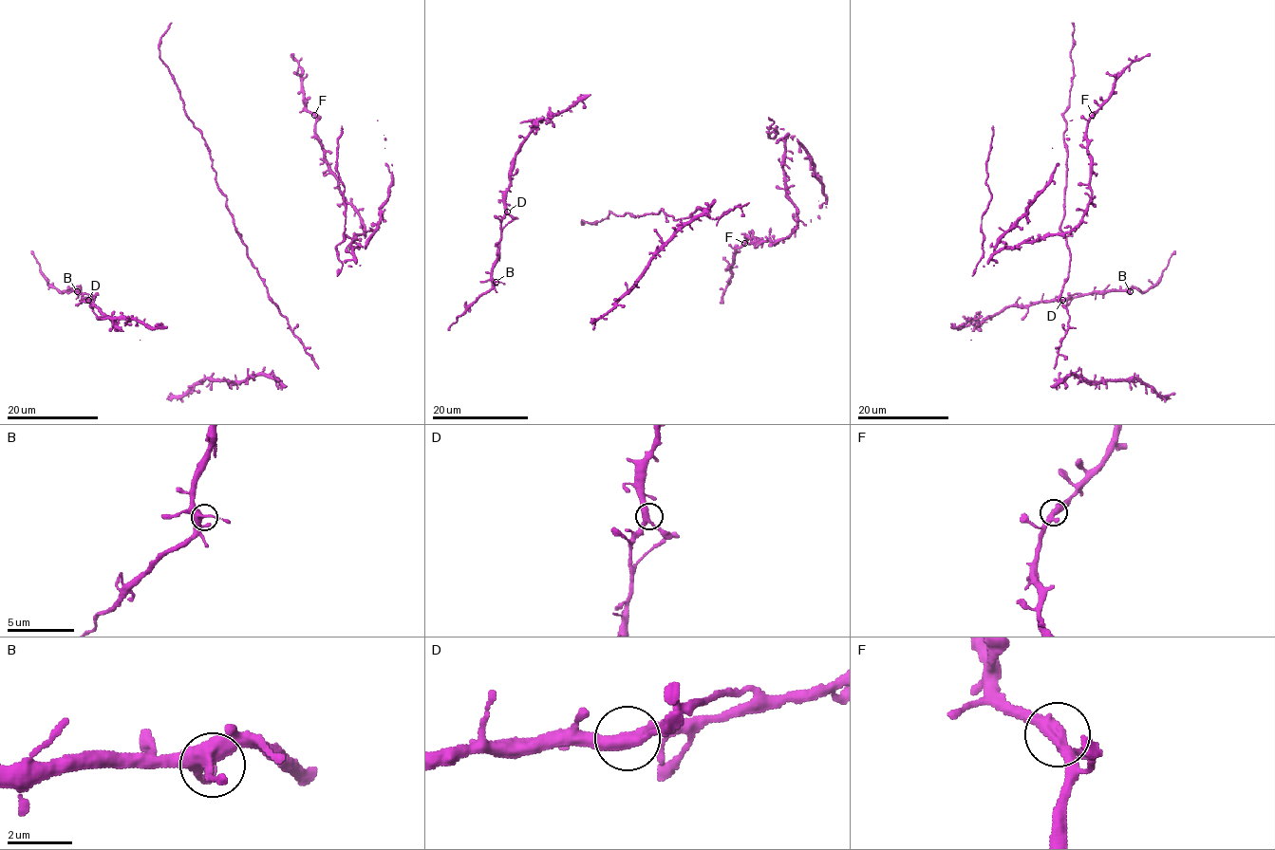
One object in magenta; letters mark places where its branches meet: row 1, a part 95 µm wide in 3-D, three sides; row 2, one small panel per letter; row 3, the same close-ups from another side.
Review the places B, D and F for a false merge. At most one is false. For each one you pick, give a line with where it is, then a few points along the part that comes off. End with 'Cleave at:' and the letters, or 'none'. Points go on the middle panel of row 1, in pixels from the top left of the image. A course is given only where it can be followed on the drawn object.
Cleave at: none

